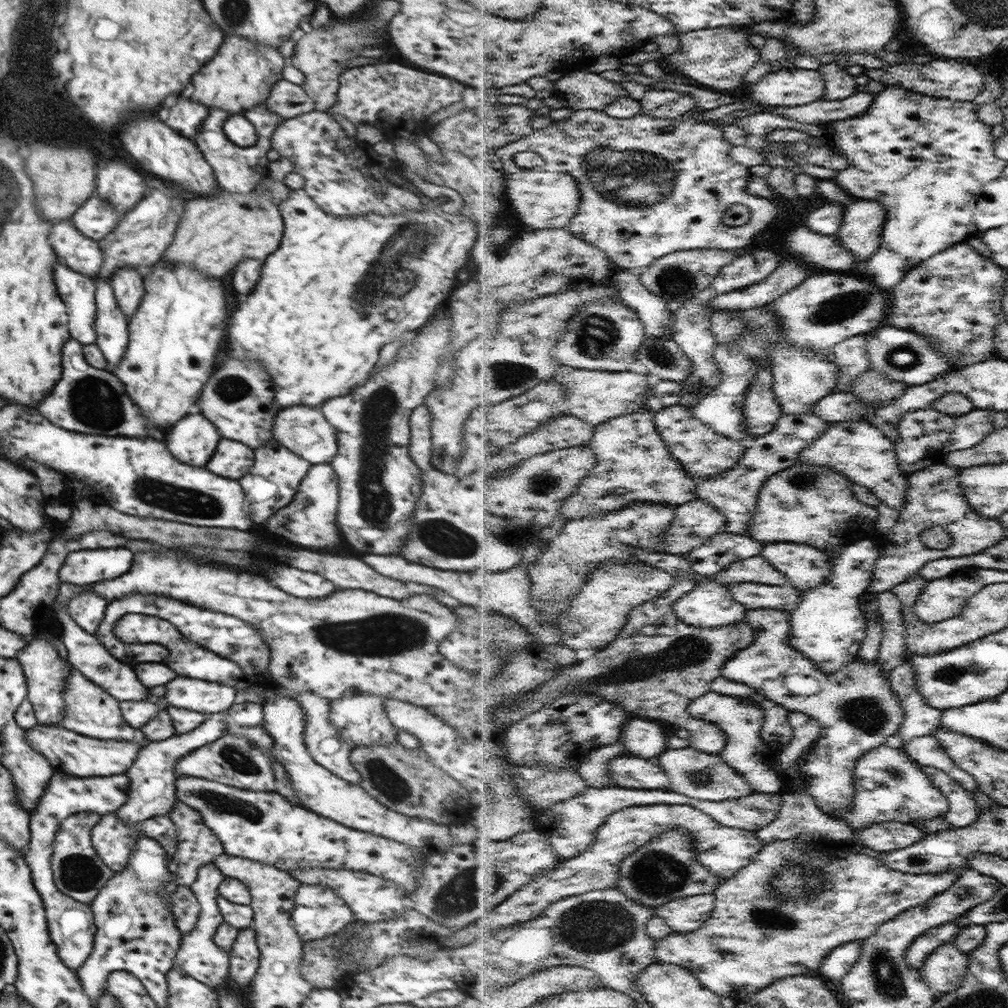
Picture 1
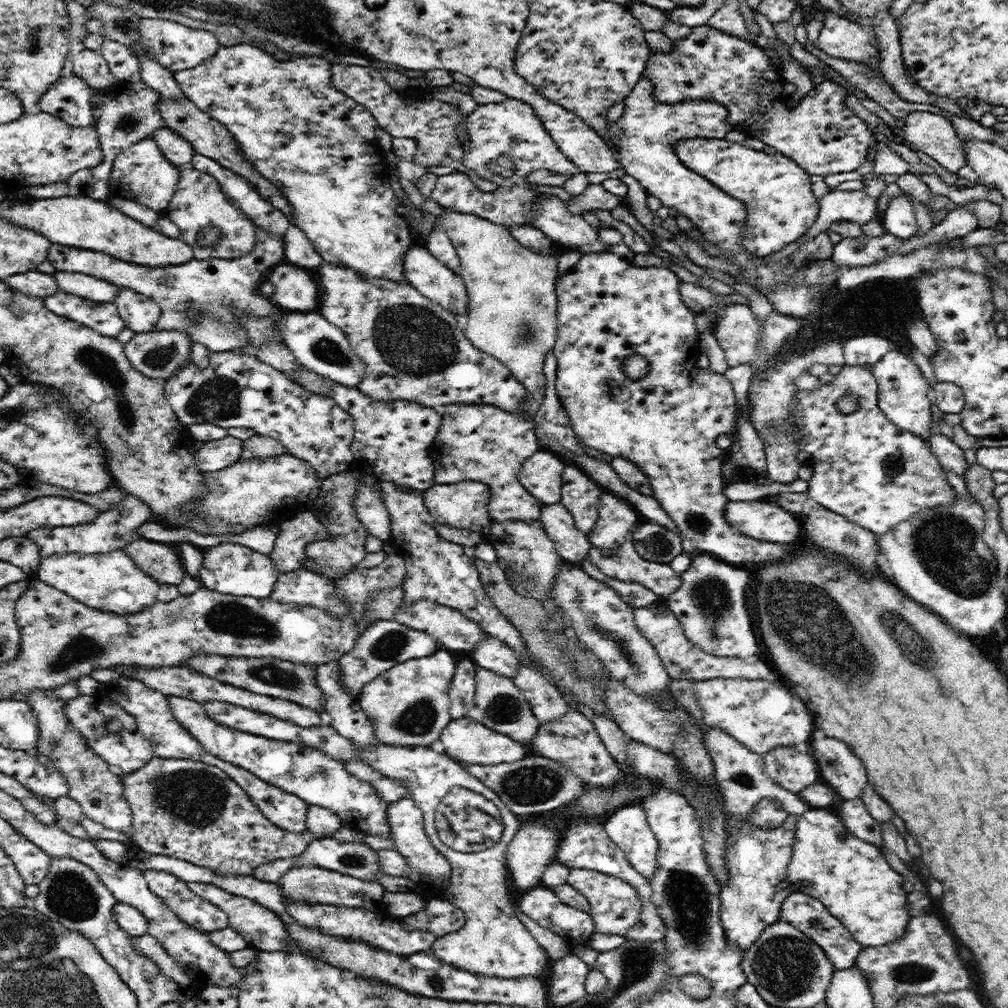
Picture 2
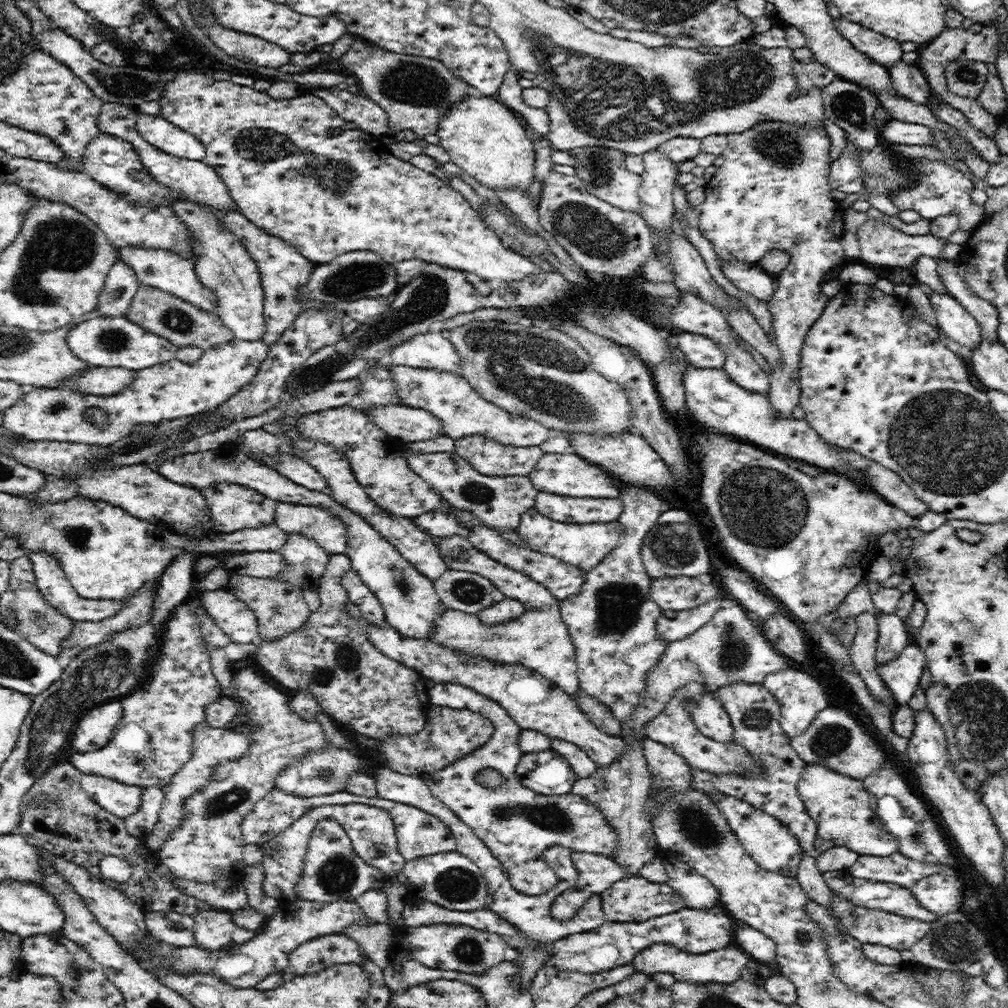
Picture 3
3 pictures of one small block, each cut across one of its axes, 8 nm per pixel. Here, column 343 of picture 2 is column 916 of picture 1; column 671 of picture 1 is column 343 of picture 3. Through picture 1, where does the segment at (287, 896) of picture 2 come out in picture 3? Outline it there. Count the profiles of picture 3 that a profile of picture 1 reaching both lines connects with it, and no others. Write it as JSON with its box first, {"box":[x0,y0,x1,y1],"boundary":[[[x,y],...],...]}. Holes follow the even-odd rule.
{"box":[289,933,367,976],"boundary":[[[342,933],[320,935],[301,944],[289,958],[289,970],[294,976],[317,973],[331,965],[357,962],[367,958],[365,952]]]}

